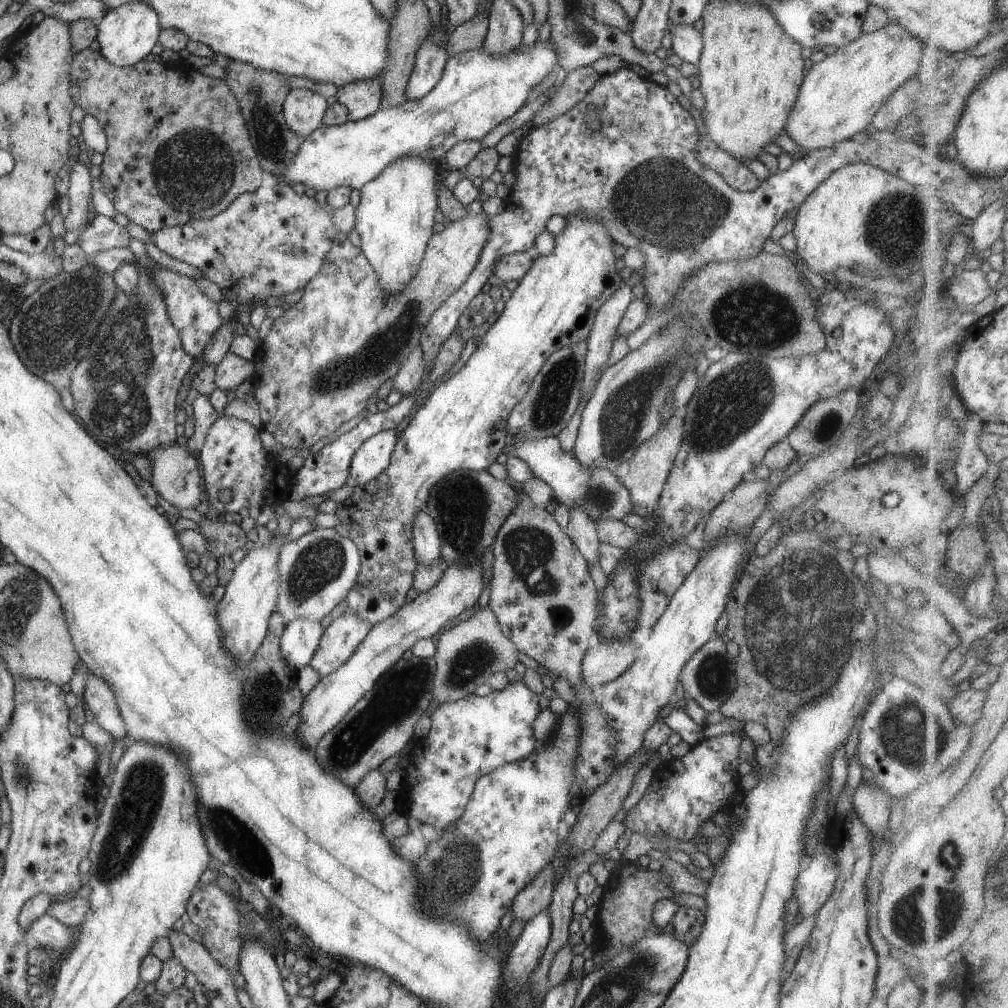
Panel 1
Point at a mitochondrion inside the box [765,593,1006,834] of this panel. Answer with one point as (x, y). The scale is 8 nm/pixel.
(910, 738)

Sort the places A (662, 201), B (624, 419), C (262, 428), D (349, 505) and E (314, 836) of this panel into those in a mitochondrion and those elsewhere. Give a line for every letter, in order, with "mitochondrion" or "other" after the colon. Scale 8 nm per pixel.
A: mitochondrion
B: mitochondrion
C: other
D: other
E: other

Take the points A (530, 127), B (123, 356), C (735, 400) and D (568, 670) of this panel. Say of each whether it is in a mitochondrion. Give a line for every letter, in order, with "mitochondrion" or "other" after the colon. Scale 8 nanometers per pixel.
A: other
B: mitochondrion
C: mitochondrion
D: other

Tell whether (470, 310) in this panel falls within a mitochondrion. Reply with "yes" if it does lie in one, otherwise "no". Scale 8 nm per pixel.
no

